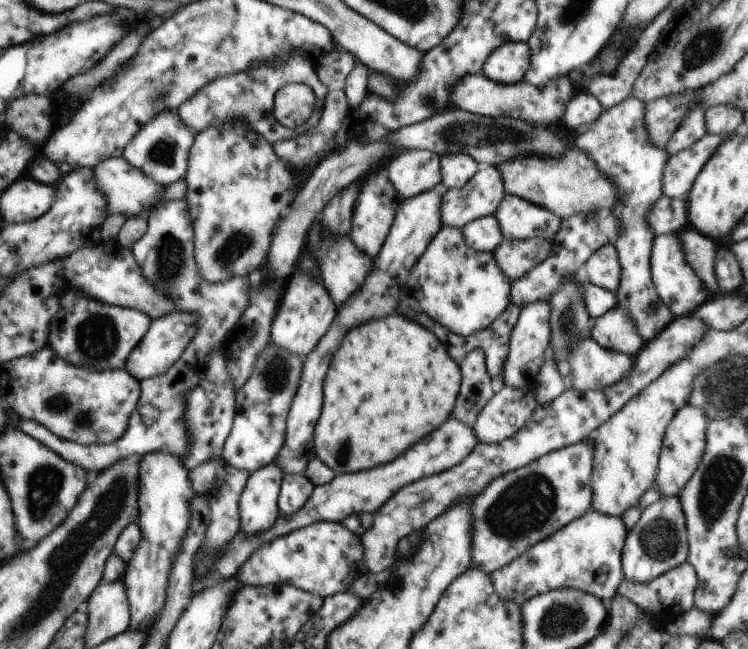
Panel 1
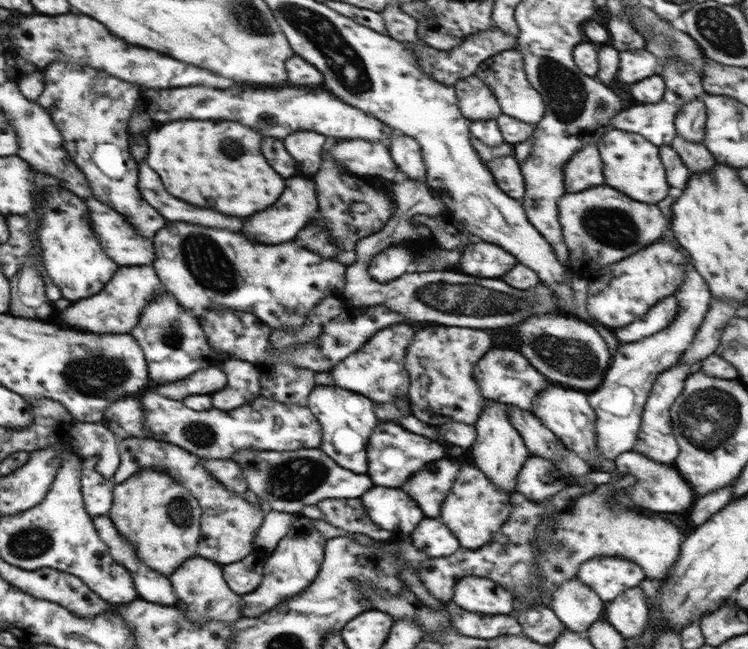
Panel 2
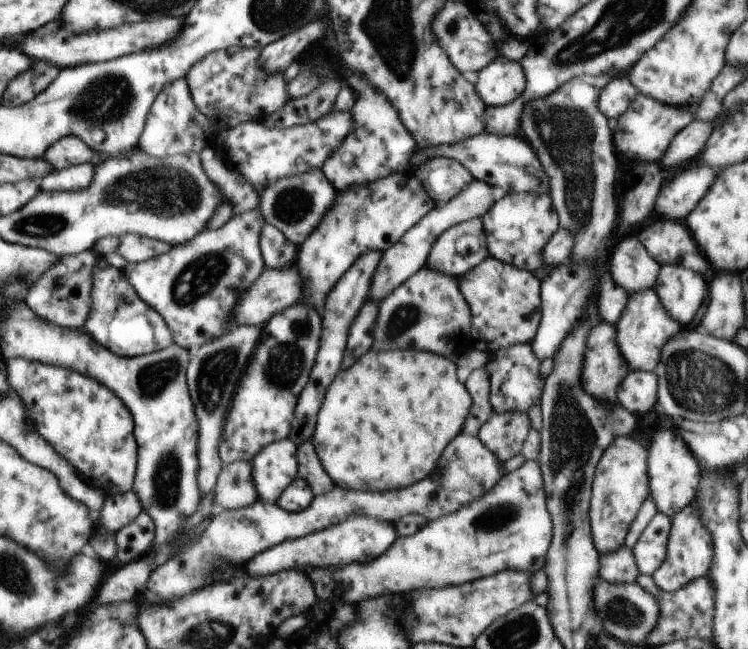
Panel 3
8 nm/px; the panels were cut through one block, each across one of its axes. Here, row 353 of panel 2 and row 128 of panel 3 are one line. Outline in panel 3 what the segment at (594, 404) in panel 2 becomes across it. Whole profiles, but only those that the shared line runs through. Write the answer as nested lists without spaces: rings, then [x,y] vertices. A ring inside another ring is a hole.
[[[639,93],[626,113],[617,119],[618,126],[613,132],[613,142],[618,156],[624,154],[626,158],[640,158],[640,161],[650,163],[660,162],[672,140],[695,120],[696,107],[697,105],[666,105]]]

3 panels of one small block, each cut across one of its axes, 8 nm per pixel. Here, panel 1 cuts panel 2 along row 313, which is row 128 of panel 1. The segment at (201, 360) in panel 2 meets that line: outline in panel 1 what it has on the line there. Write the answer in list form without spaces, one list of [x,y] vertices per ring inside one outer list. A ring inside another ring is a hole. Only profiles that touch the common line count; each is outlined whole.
[[[176,109],[164,110],[150,122],[146,122],[122,150],[122,156],[130,166],[138,168],[142,174],[158,182],[158,186],[167,187],[186,178],[189,152],[197,134],[179,116]]]

